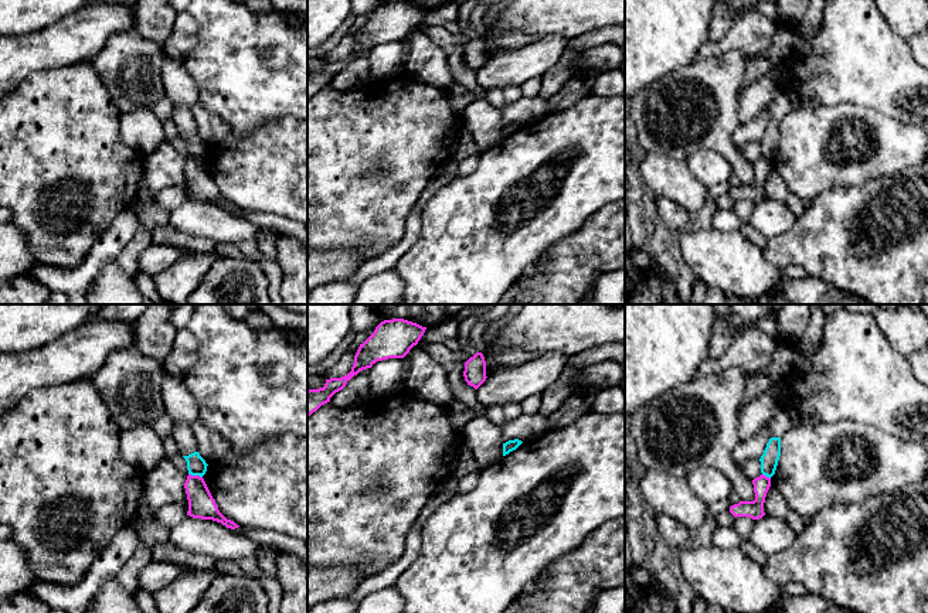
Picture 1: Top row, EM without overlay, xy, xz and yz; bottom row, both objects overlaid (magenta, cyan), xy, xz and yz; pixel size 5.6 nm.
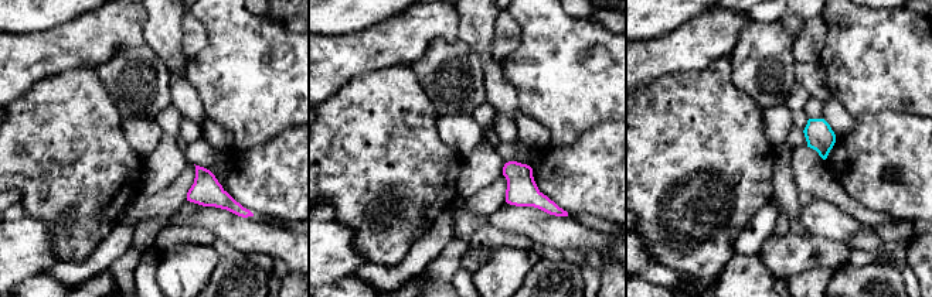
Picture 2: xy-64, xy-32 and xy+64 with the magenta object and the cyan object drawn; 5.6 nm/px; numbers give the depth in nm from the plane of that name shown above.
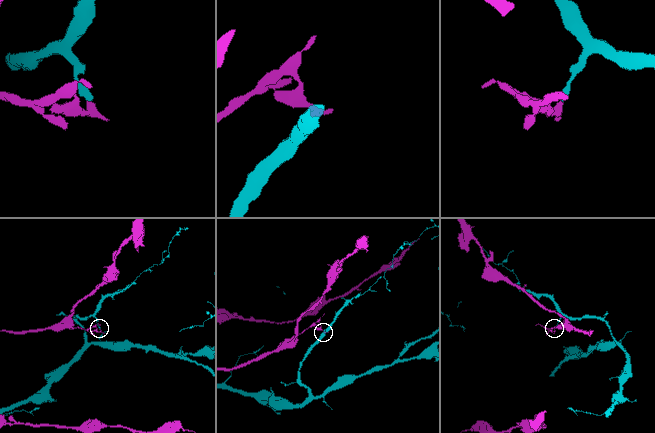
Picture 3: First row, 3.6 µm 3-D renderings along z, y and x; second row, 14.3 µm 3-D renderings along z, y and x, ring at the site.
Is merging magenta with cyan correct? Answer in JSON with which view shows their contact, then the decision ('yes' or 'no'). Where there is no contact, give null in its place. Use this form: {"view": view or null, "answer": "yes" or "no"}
{"view": "xy", "answer": "no"}

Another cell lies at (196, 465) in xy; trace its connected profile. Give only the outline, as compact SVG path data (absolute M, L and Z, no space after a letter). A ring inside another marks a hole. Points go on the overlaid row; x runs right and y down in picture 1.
M194 452L188 456L183 456L187 462L187 470L188 470L188 474L191 476L200 476L203 477L207 471L207 463L205 460L200 456L198 452Z

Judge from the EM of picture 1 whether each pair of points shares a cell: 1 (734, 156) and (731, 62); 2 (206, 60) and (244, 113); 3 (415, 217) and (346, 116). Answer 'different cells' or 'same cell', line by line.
1: same cell
2: same cell
3: different cells

